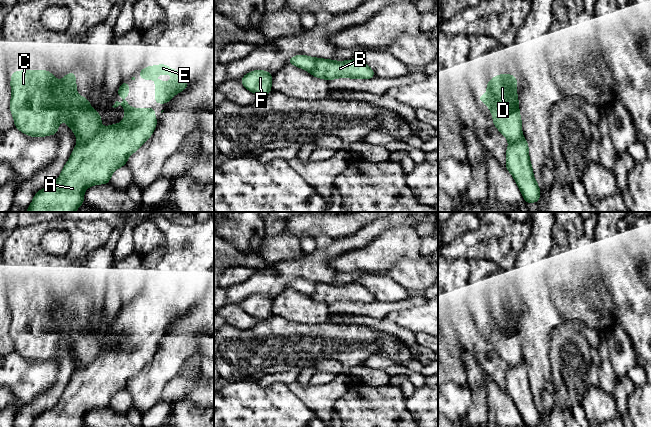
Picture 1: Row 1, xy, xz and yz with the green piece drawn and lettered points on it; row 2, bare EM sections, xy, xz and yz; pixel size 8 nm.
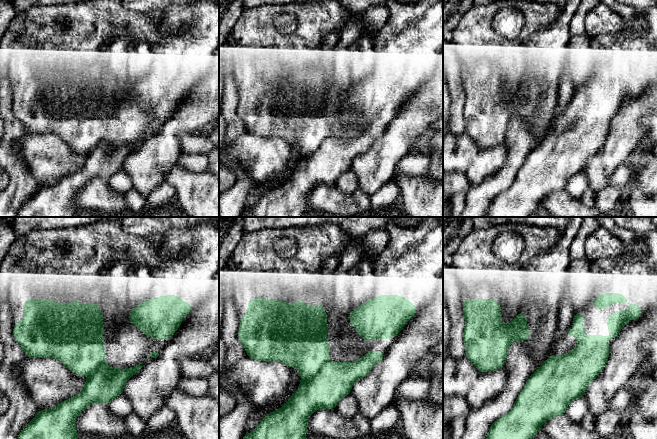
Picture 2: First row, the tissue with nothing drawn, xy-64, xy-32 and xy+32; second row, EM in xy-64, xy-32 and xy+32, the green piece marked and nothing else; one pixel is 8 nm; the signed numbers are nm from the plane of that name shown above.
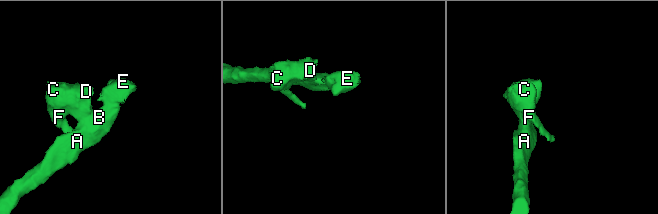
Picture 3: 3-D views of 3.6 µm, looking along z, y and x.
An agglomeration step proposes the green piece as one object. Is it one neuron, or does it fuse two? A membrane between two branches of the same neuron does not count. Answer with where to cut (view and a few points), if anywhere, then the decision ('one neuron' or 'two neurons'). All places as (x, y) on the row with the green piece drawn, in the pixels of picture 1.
xy (99, 128), (85, 142), (77, 145) | two neurons

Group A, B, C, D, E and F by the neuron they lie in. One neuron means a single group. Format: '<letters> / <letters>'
A B E / C D F

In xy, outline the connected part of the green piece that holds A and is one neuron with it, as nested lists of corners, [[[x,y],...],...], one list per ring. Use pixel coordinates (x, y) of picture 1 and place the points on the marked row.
[[[116,101],[114,108],[122,105],[125,108],[125,117],[121,123],[99,129],[90,139],[77,145],[62,169],[61,175],[55,183],[42,188],[34,197],[26,212],[76,212],[84,203],[84,191],[92,185],[108,184],[112,173],[126,166],[129,156],[137,151],[153,134],[157,119],[154,108],[130,108],[129,101]]]

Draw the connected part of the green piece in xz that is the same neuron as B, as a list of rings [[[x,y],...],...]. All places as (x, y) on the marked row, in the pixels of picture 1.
[[[317,58],[314,68],[309,73],[316,78],[327,81],[336,78],[372,79],[375,77],[373,69],[358,59],[334,61]]]

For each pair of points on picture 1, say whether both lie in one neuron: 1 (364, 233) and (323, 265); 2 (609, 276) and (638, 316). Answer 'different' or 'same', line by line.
1: same
2: same

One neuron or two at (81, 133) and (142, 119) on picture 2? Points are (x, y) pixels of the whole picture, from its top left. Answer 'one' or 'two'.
one

